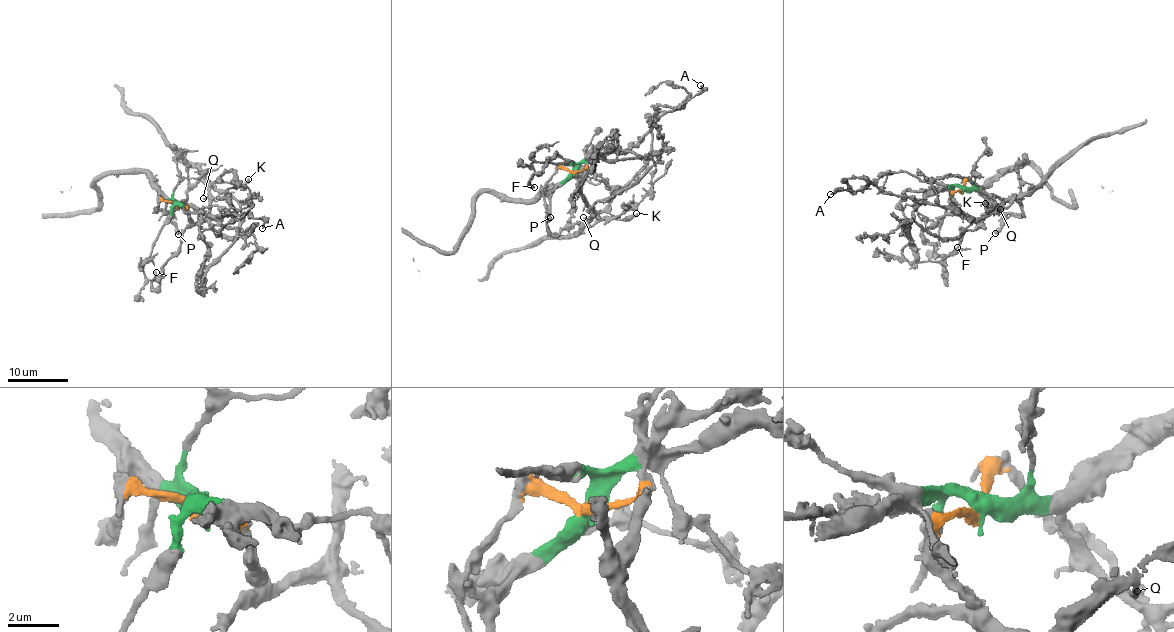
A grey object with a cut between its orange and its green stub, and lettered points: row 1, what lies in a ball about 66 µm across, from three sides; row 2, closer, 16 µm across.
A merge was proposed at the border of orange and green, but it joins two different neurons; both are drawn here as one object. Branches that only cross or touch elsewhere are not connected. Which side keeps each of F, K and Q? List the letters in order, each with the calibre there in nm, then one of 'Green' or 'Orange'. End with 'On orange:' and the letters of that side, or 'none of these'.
F: Thickness 200 nm. Orange
K: Thickness 240 nm. Orange
Q: Thickness 130 nm. Orange
On orange: F, K, Q

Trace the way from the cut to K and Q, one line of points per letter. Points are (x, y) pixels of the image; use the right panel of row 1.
K: (962, 189), (953, 196), (953, 202), (968, 219), (979, 221), (1000, 201), (995, 196), (992, 209), (984, 202)
Q: (962, 189), (953, 196), (953, 202), (968, 219), (981, 221), (1000, 209)

